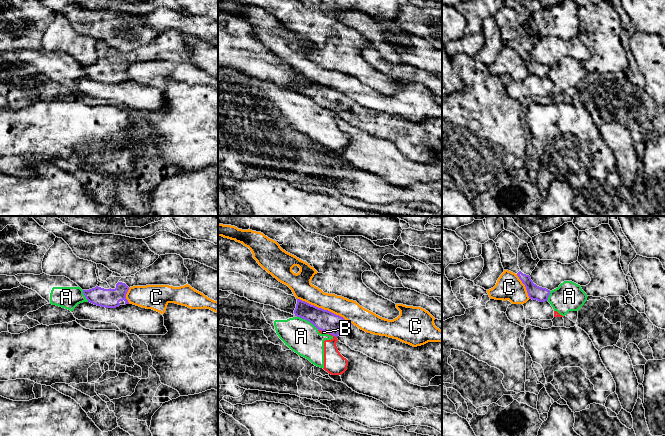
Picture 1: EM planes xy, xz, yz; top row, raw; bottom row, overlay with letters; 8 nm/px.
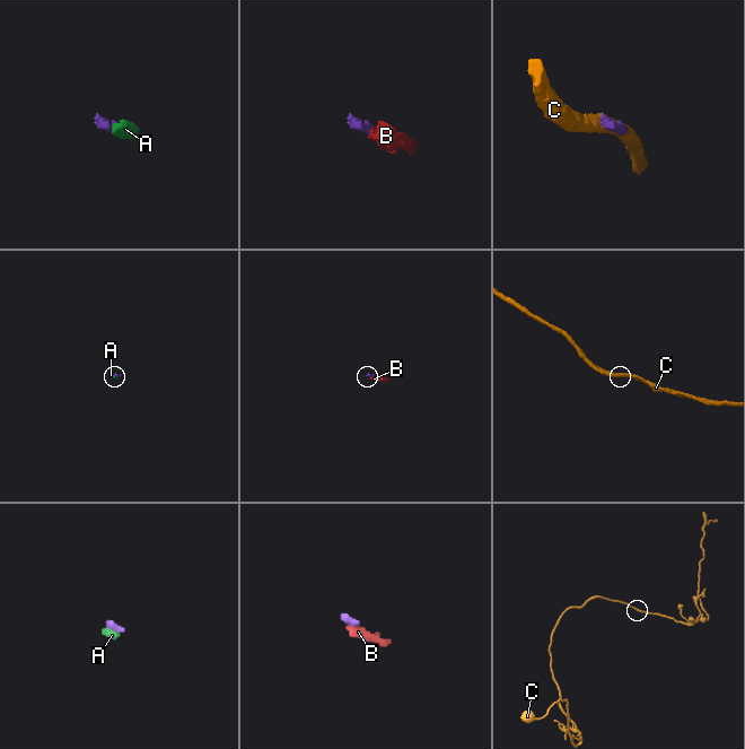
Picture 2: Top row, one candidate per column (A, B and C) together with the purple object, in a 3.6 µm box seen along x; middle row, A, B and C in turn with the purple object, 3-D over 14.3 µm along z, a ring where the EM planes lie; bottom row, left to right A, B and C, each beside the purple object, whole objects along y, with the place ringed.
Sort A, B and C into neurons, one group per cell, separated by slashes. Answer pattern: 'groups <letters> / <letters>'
groups A B / C

